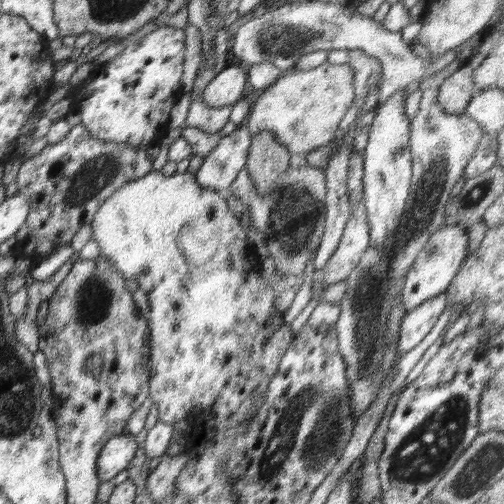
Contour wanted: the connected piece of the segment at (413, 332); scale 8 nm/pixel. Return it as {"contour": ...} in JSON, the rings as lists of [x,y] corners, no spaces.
{"contour":[[[442,292],[430,300],[425,300],[404,315],[399,326],[399,337],[397,340],[397,349],[404,355],[410,352],[420,341],[430,332],[438,320],[438,316],[444,312],[447,304],[447,294]]]}

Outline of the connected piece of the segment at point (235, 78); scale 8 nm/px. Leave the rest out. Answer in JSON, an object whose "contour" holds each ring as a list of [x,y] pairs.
{"contour":[[[228,63],[204,89],[204,104],[210,108],[234,105],[243,98],[247,80],[247,74],[239,64]]]}

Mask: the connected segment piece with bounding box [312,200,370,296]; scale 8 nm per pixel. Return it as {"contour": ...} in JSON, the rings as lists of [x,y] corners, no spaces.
{"contour":[[[361,200],[352,211],[334,254],[320,270],[314,271],[312,278],[313,296],[319,296],[323,284],[332,285],[348,278],[369,246],[369,234],[365,206]]]}

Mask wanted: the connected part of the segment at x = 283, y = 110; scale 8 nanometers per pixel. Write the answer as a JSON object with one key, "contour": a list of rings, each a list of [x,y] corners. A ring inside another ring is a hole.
{"contour":[[[327,61],[310,70],[293,68],[282,73],[274,85],[256,99],[252,113],[248,114],[243,123],[248,128],[250,138],[254,138],[258,132],[273,132],[274,140],[286,147],[290,155],[308,154],[320,146],[328,145],[339,134],[339,125],[353,104],[355,98],[353,75],[354,71],[348,64],[330,64]]]}

